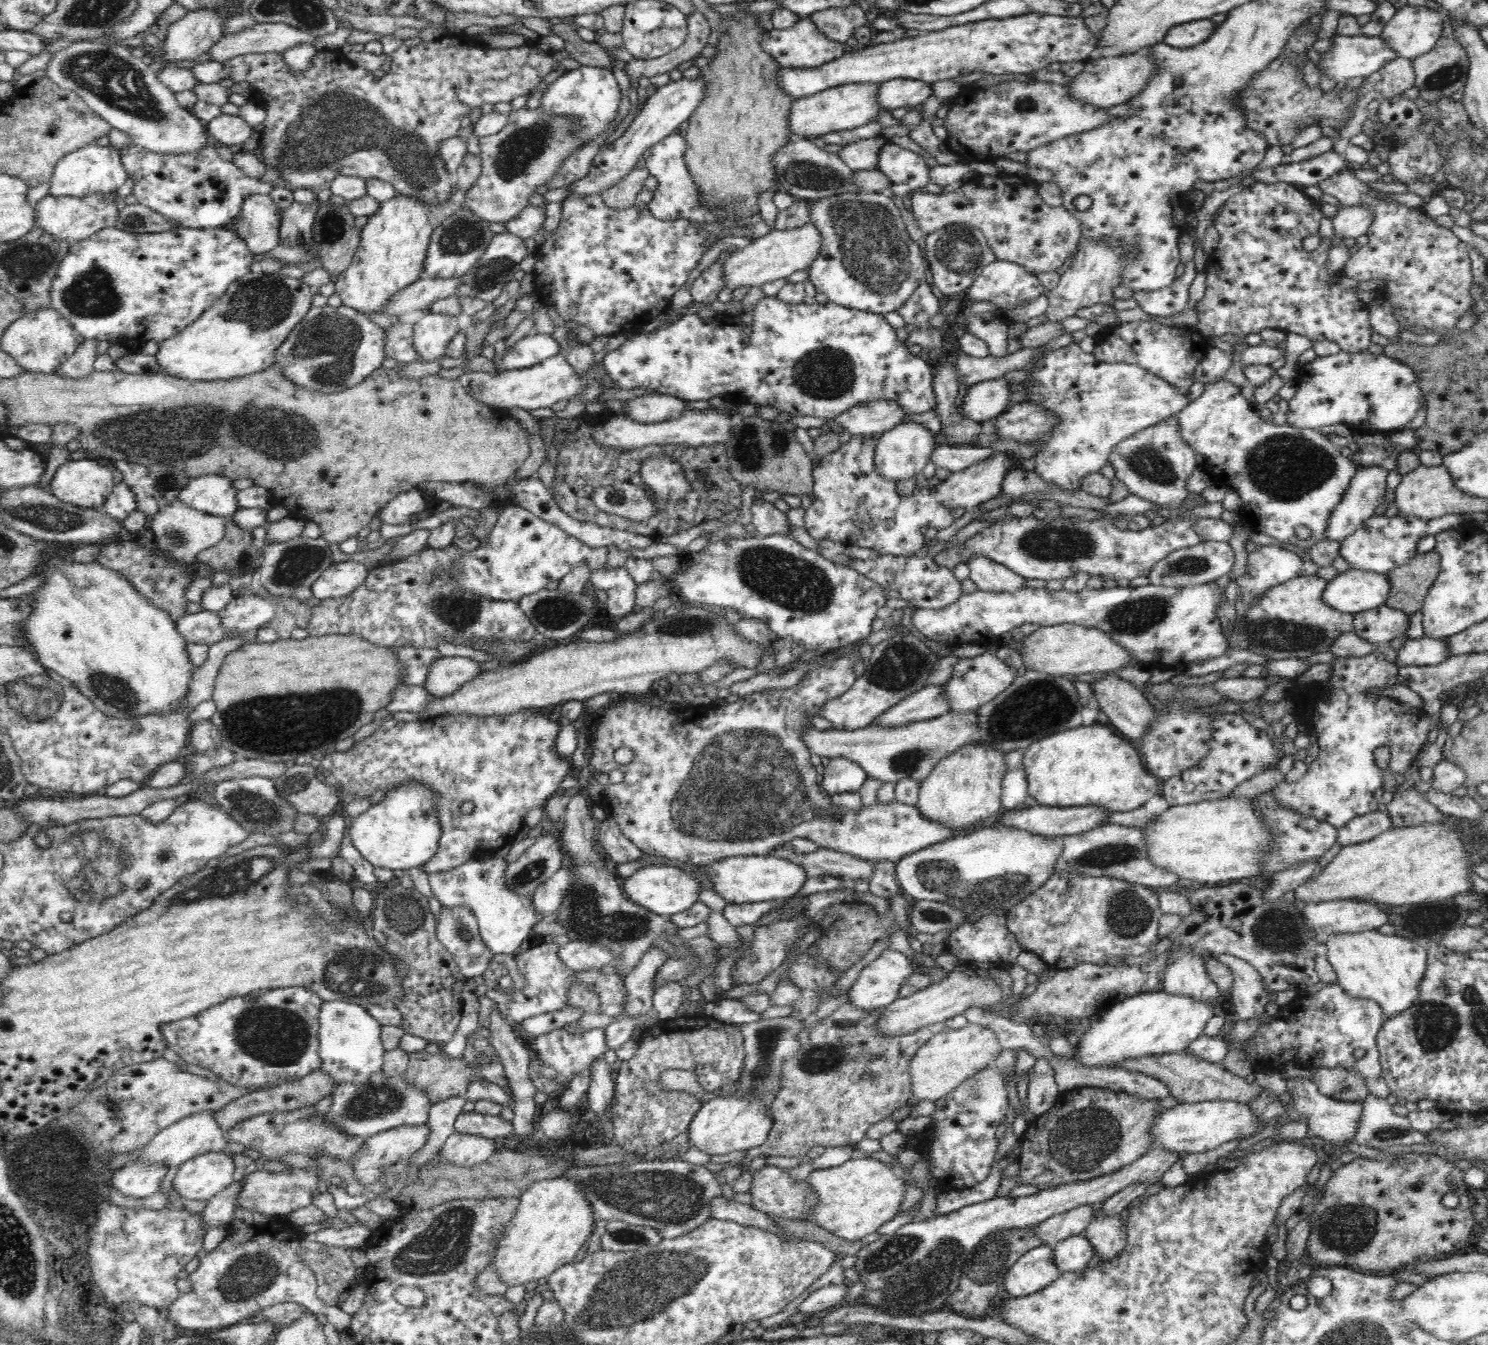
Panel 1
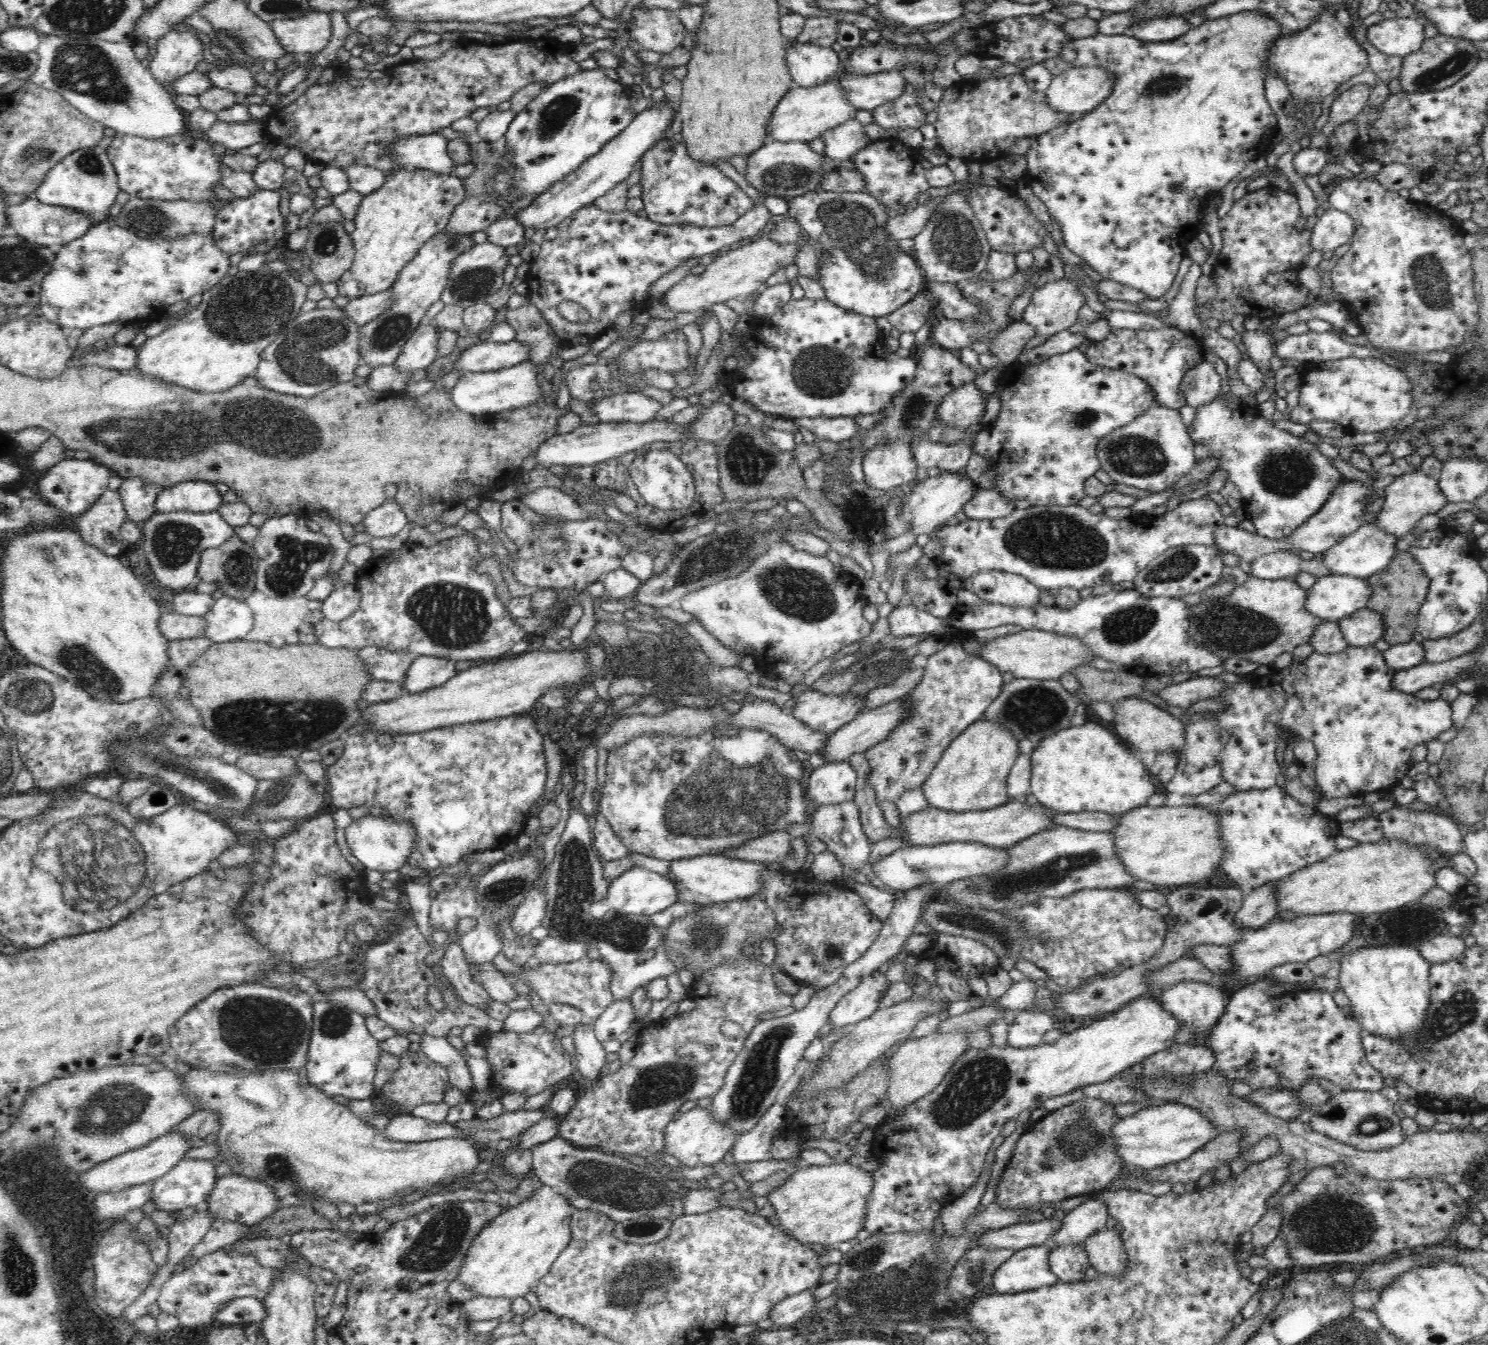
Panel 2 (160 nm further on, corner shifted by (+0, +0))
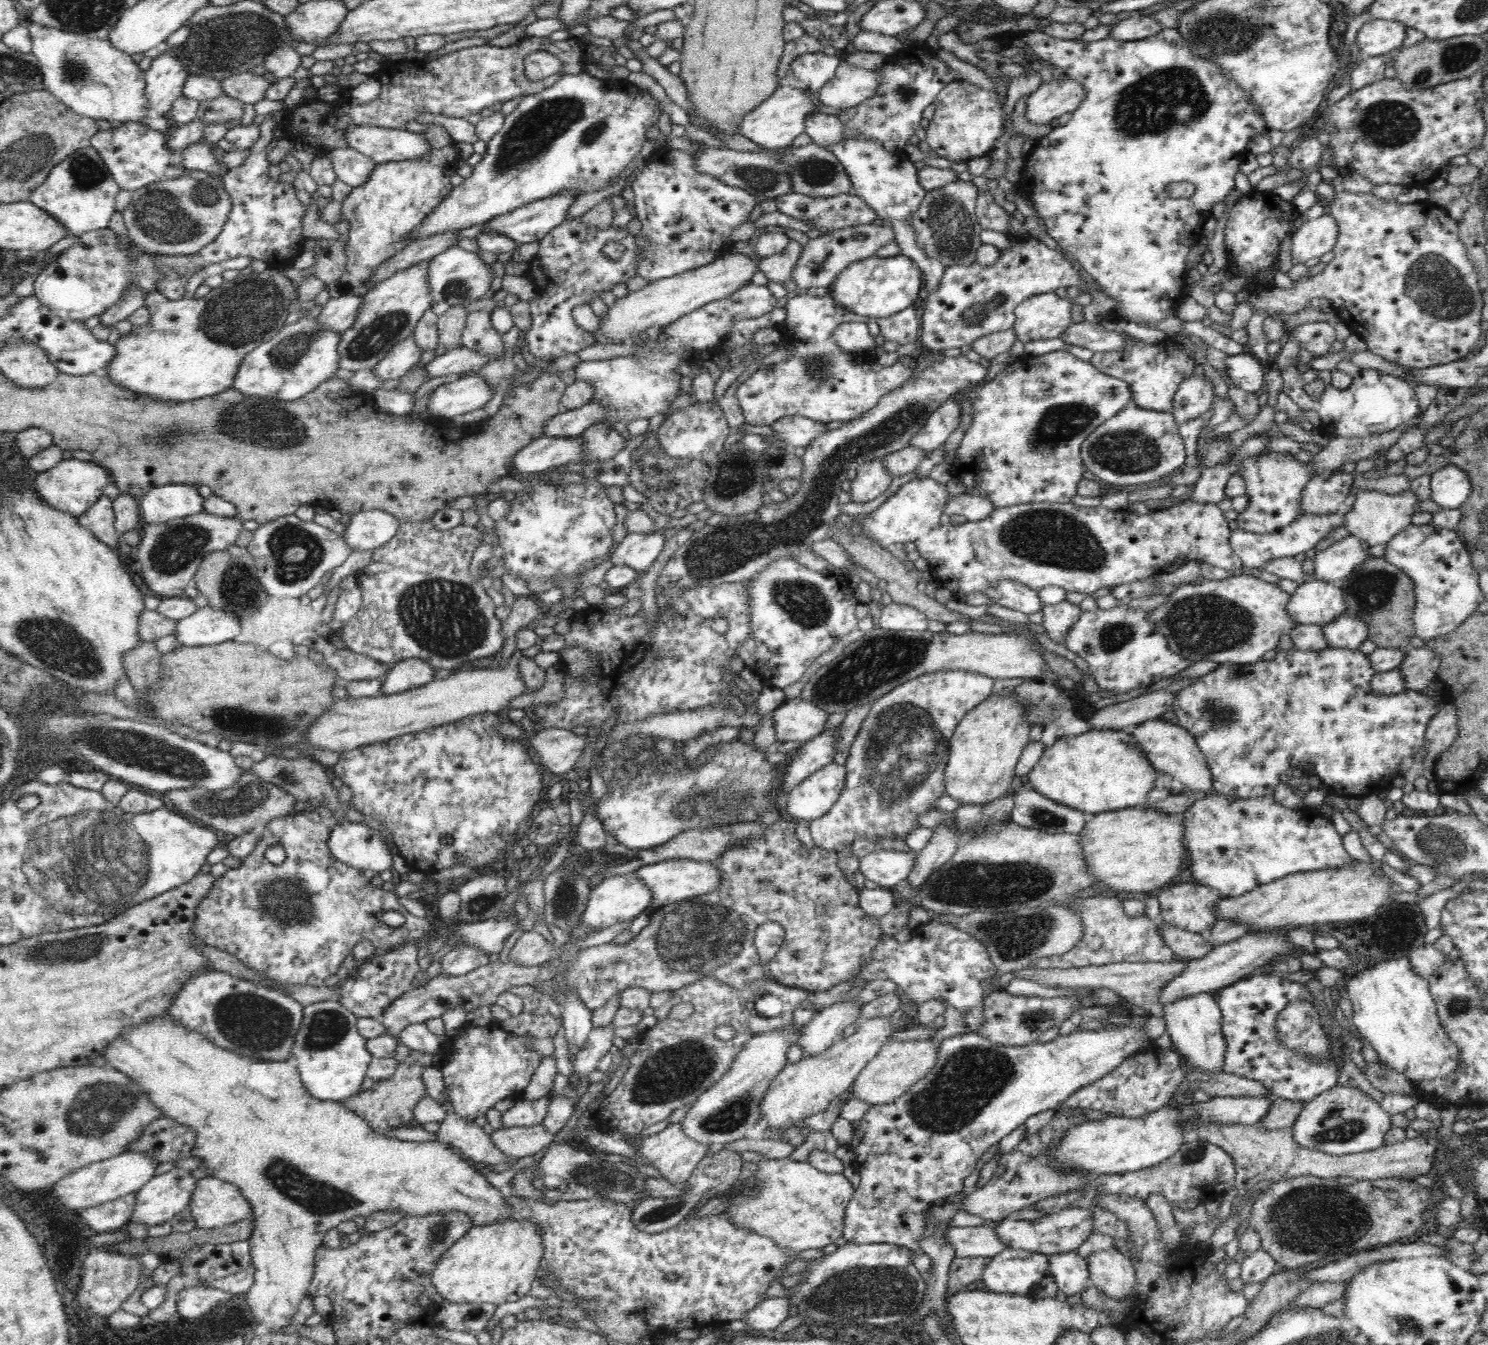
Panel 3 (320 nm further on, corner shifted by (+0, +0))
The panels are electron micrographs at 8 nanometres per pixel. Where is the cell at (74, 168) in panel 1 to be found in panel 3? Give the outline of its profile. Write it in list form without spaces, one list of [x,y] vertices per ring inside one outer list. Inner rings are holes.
[[[92,147],[80,148],[59,162],[46,180],[32,191],[29,201],[53,216],[67,228],[70,237],[82,236],[92,230],[108,228],[114,214],[116,195],[121,190],[113,175],[105,166],[100,153]]]

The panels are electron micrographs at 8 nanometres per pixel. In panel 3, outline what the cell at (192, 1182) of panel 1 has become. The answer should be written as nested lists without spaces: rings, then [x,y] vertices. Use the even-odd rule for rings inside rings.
[[[174,1168],[163,1174],[154,1175],[140,1190],[135,1192],[136,1204],[129,1220],[138,1224],[146,1224],[148,1227],[158,1226],[162,1222],[172,1220],[178,1212],[191,1203],[192,1191],[195,1191],[198,1179],[189,1172],[190,1170]]]

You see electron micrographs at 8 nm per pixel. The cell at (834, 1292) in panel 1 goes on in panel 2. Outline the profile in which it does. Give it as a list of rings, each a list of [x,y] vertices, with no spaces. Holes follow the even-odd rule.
[[[813,1289],[800,1292],[800,1294],[776,1303],[770,1312],[770,1320],[774,1323],[774,1327],[790,1328],[800,1321],[805,1314],[812,1312],[816,1306],[813,1293]]]

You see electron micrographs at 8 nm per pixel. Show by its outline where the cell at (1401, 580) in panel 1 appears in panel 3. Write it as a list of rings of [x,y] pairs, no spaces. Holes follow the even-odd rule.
[[[1370,557],[1364,560],[1355,571],[1352,571],[1351,575],[1333,583],[1344,593],[1343,598],[1346,601],[1346,610],[1344,610],[1343,614],[1363,620],[1364,624],[1368,625],[1368,640],[1372,640],[1380,648],[1406,650],[1410,647],[1410,639],[1415,636],[1413,613],[1416,606],[1416,598],[1412,579],[1403,570],[1390,564],[1384,557]]]

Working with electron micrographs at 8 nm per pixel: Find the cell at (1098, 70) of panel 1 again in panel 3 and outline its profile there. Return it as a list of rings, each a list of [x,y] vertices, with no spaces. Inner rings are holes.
[[[1066,75],[1066,79],[1053,79],[1044,83],[1027,98],[1026,118],[1033,125],[1048,125],[1065,112],[1074,112],[1085,97],[1083,84]]]

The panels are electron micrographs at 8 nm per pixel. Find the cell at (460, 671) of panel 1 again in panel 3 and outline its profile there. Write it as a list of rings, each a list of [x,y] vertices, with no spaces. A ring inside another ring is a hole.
[[[420,658],[397,661],[382,678],[381,694],[394,695],[424,686],[434,680],[436,671]]]

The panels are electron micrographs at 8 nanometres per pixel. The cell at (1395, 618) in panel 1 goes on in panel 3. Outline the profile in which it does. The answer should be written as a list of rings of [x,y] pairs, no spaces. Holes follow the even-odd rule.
[[[1343,614],[1323,625],[1322,632],[1328,646],[1356,650],[1368,638],[1368,625]]]

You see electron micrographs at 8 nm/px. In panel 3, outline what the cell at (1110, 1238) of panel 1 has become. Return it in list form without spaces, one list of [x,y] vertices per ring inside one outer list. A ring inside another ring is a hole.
[[[1114,1246],[1093,1252],[1087,1261],[1089,1281],[1100,1292],[1116,1301],[1122,1301],[1133,1294],[1137,1280],[1134,1265]]]

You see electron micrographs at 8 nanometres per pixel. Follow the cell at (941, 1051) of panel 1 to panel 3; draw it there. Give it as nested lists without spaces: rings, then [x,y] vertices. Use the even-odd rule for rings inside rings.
[[[930,1040],[888,1041],[860,1071],[850,1089],[854,1097],[868,1104],[888,1104],[908,1092],[912,1084],[922,1080],[934,1068],[937,1048]]]

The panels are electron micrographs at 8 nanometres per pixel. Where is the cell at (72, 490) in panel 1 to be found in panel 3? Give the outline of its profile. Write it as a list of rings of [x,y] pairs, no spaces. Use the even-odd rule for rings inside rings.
[[[74,458],[62,460],[54,468],[38,473],[34,479],[34,488],[37,493],[59,511],[68,513],[78,518],[82,516],[88,508],[94,506],[96,501],[103,495],[106,484],[110,482],[108,470],[94,462],[81,462]]]

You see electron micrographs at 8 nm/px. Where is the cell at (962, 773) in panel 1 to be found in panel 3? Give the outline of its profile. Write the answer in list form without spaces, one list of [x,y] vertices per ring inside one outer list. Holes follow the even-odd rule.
[[[1002,691],[991,694],[986,700],[977,704],[962,718],[949,740],[949,759],[944,768],[944,792],[948,793],[959,804],[990,804],[996,802],[999,796],[1016,787],[1014,770],[1026,745],[1030,742],[1032,723],[1026,719],[1024,705],[1014,697],[1014,693]]]

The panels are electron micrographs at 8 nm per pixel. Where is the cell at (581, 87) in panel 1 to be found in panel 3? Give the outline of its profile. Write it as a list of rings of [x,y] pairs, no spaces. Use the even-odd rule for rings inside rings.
[[[584,71],[578,74],[564,73],[551,87],[545,88],[542,92],[530,94],[522,98],[518,106],[505,116],[504,124],[499,132],[487,142],[487,149],[480,162],[473,166],[472,174],[465,178],[459,186],[453,186],[452,190],[437,204],[425,217],[424,220],[411,230],[409,236],[411,240],[420,240],[420,238],[428,238],[434,234],[444,234],[444,232],[452,232],[452,230],[462,230],[463,228],[472,228],[476,224],[484,224],[497,216],[502,216],[507,212],[512,212],[516,208],[526,206],[536,200],[544,200],[550,196],[558,196],[558,194],[590,194],[596,190],[602,190],[610,184],[614,184],[620,176],[620,172],[624,172],[624,168],[628,168],[628,164],[638,156],[638,152],[642,150],[642,146],[646,144],[646,133],[658,123],[660,114],[662,114],[662,104],[658,103],[658,99],[653,98],[648,91],[640,93],[632,88],[632,84],[627,80],[616,81],[612,79],[598,79]]]

